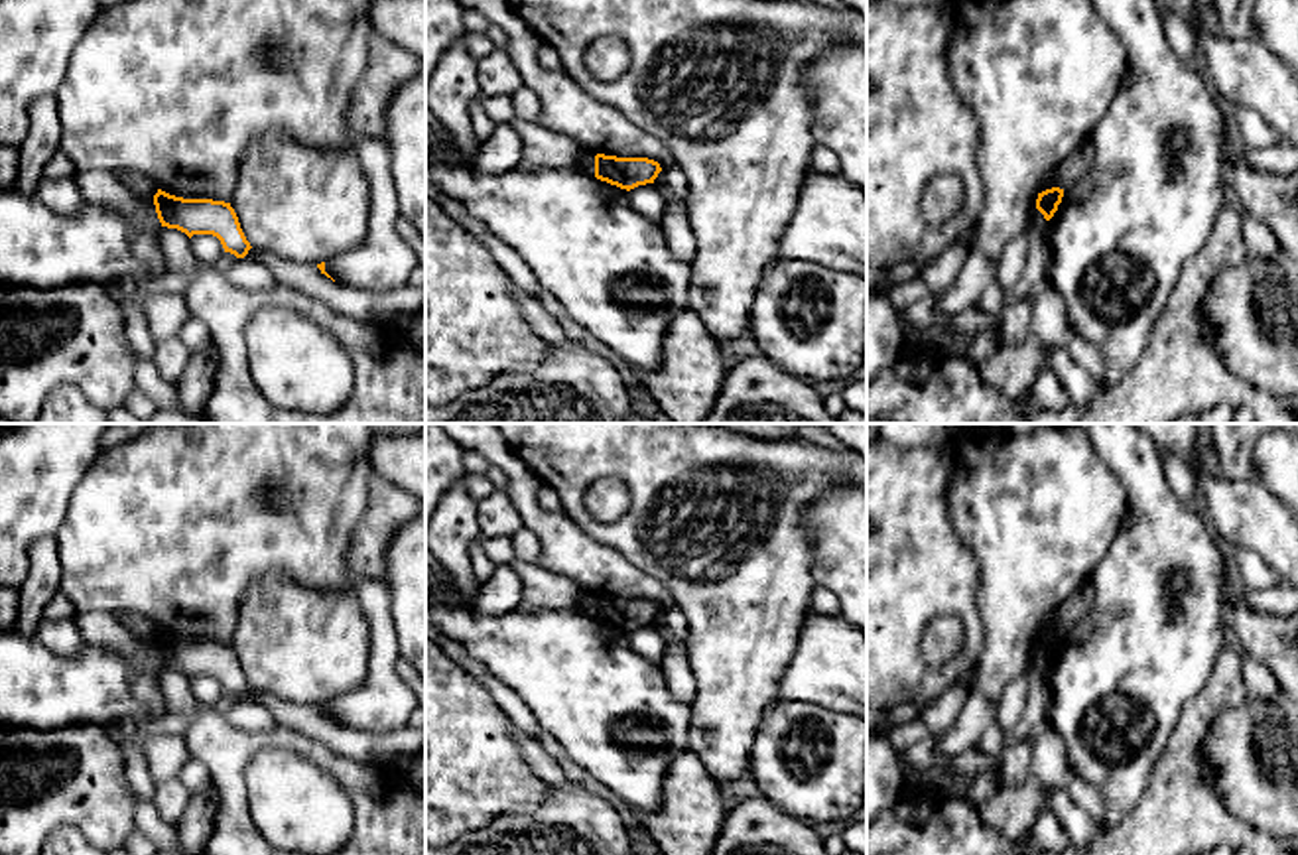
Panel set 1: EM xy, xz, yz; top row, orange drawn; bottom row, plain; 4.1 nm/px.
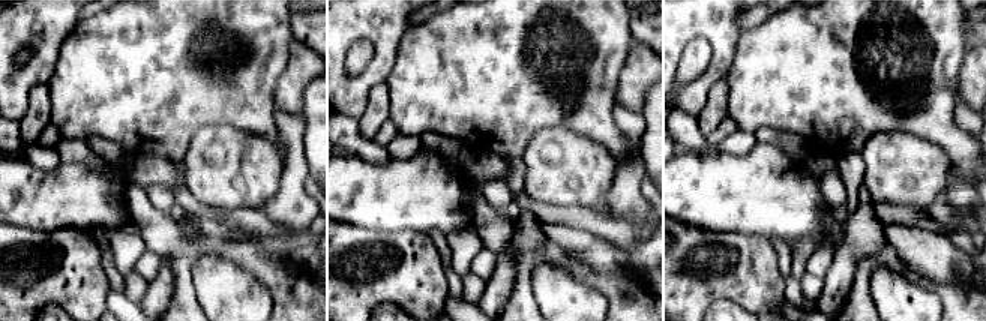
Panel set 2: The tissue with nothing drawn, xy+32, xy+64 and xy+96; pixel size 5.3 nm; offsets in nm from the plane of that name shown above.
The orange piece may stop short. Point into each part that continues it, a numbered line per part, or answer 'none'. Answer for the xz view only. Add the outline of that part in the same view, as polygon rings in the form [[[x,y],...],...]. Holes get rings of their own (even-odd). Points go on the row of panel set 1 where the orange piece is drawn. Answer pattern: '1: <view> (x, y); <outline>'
none

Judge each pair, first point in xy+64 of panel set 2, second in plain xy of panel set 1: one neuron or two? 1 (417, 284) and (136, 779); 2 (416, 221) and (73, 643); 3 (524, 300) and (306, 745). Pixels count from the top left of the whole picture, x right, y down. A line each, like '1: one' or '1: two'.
1: two
2: two
3: one

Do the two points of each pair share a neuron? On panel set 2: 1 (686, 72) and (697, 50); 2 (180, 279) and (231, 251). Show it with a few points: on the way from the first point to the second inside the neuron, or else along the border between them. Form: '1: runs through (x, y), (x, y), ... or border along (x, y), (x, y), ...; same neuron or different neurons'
1: runs through (691, 66), (697, 56); same neuron
2: runs through (183, 263), (200, 246), (215, 246); same neuron

